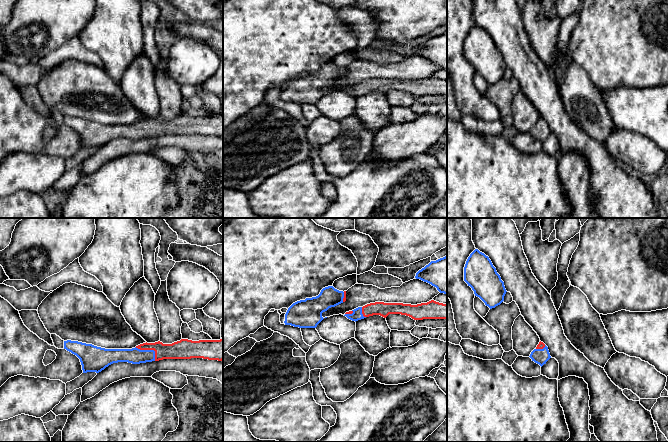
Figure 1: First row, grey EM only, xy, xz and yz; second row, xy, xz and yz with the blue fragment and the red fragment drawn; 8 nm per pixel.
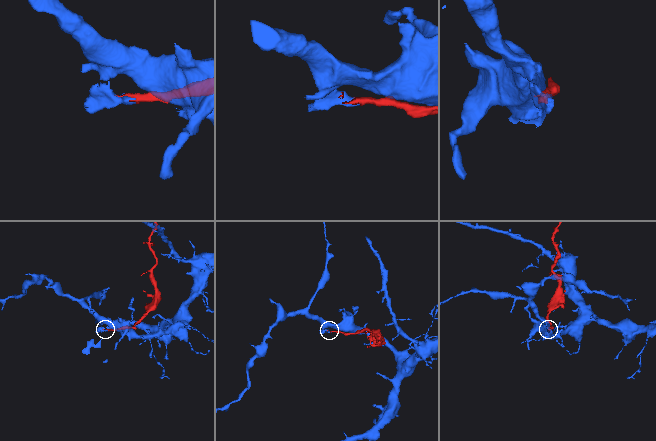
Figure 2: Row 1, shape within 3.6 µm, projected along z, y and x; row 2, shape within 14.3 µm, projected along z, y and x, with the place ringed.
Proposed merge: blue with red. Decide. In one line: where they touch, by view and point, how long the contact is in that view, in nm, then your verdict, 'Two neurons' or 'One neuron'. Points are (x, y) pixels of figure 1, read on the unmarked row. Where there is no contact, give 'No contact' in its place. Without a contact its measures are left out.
Touches blue at xy (149, 126). Shared border 200 nm. Two neurons

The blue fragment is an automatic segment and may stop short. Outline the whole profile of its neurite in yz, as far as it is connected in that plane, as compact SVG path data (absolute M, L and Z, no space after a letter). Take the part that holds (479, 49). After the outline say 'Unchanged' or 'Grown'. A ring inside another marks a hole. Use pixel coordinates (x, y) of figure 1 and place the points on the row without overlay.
M475 25L464 43L464 57L490 85L504 77L506 65L491 36Z. Unchanged

